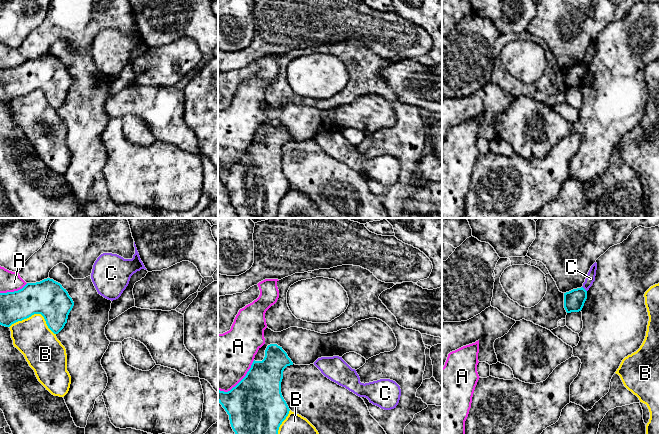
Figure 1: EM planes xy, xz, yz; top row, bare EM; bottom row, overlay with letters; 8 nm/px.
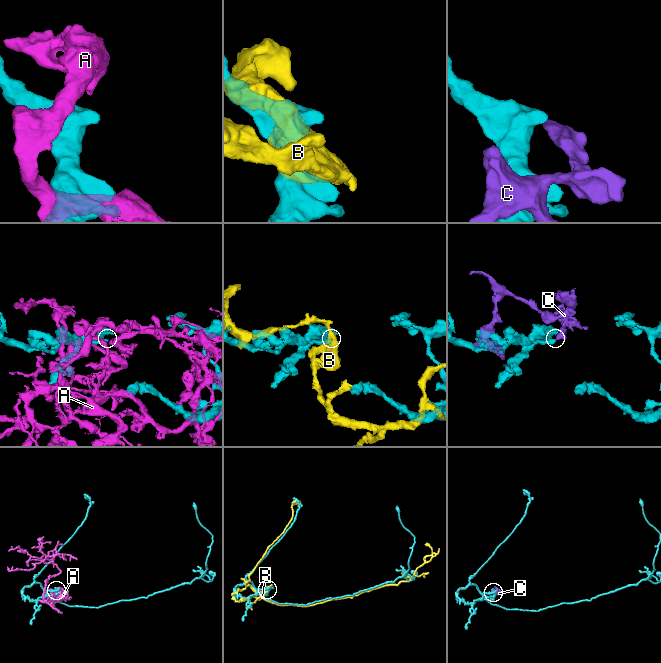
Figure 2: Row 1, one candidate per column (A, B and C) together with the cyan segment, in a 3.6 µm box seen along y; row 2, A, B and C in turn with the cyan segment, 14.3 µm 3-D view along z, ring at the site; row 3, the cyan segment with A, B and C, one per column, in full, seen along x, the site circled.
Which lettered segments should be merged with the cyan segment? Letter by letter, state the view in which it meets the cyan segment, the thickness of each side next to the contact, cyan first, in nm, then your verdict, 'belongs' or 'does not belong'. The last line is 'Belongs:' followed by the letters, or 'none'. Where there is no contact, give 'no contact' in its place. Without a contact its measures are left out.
A: meets cyan in xz; 460 nm thick on the cyan side, 440 nm on the other; does not belong
B: meets cyan in xy; 280 nm thick on the cyan side, 300 nm on the other; does not belong
C: meets cyan in yz; 170 nm thick on the cyan side, 80 nm on the other; does not belong
Belongs: none

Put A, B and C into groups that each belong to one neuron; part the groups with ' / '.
A / B / C

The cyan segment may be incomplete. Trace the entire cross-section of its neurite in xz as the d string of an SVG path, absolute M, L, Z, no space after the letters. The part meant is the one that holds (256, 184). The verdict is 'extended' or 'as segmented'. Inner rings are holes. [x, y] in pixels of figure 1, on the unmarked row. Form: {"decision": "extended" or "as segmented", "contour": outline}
{"decision": "as segmented", "contour": "M270 120L262 137L253 137L246 152L230 167L218 166L218 178L229 191L238 218L277 218L278 206L289 190L289 183L281 169L283 147L293 141L282 123Z"}

